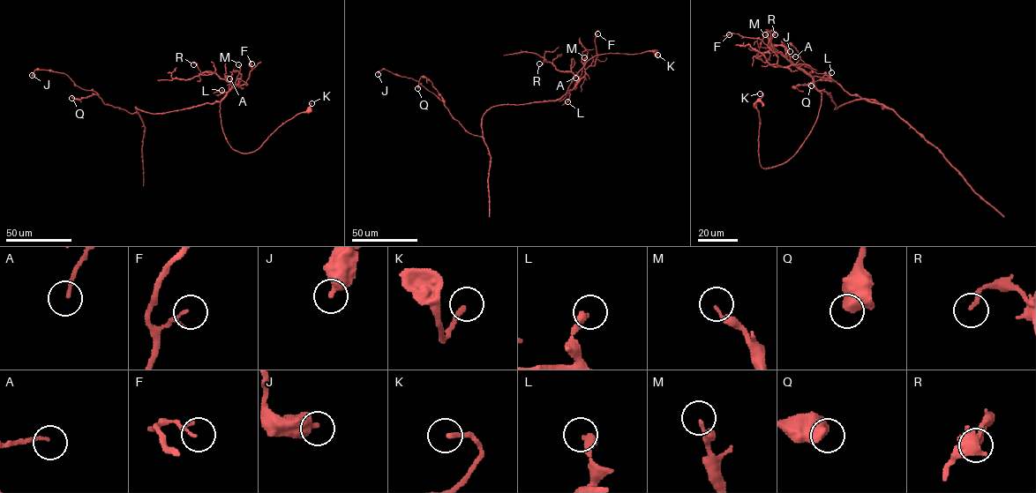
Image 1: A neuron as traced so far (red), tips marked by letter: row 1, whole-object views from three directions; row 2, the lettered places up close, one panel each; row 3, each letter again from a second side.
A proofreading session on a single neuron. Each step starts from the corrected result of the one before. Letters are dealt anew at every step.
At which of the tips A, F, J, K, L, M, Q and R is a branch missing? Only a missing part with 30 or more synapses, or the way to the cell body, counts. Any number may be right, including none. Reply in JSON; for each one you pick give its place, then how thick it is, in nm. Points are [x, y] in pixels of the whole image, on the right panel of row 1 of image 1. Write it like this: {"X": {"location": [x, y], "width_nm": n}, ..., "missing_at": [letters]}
{"missing_at": []}

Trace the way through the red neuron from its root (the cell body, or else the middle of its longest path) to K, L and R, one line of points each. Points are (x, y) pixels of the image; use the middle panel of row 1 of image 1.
K: (521, 104), (559, 100), (566, 95), (585, 63), (596, 56), (646, 51), (657, 55)
L: (521, 104), (556, 100), (572, 90), (567, 101)
R: (521, 104), (558, 100), (577, 83), (578, 77), (571, 71), (559, 70), (545, 60), (539, 63)

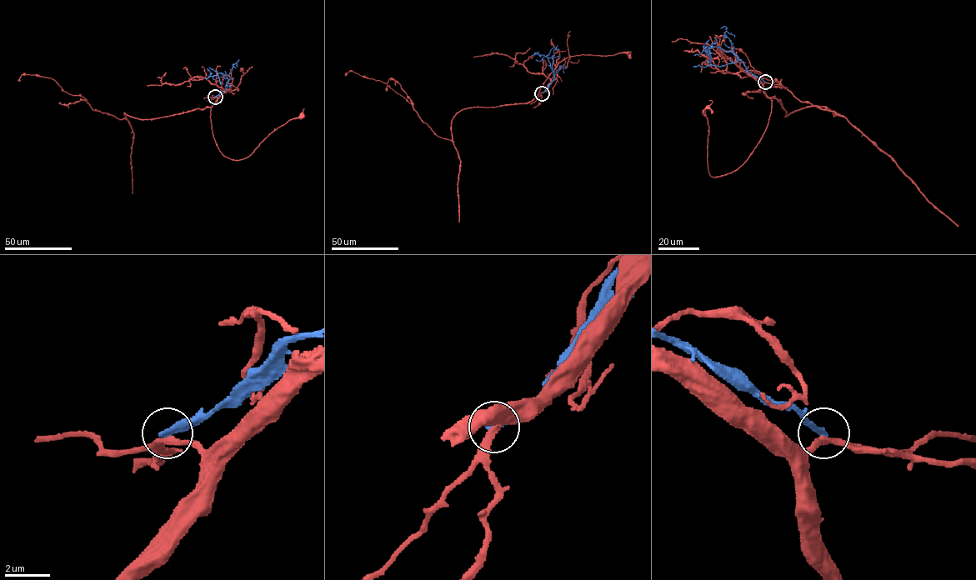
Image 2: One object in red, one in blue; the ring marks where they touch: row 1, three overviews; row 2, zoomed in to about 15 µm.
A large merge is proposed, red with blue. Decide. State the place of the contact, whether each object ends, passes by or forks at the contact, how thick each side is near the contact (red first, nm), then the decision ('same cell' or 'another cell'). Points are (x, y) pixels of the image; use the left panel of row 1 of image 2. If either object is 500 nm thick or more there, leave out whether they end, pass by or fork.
place (215, 97); red passes by; blue ends; calibres 260 and 340 nm; another cell

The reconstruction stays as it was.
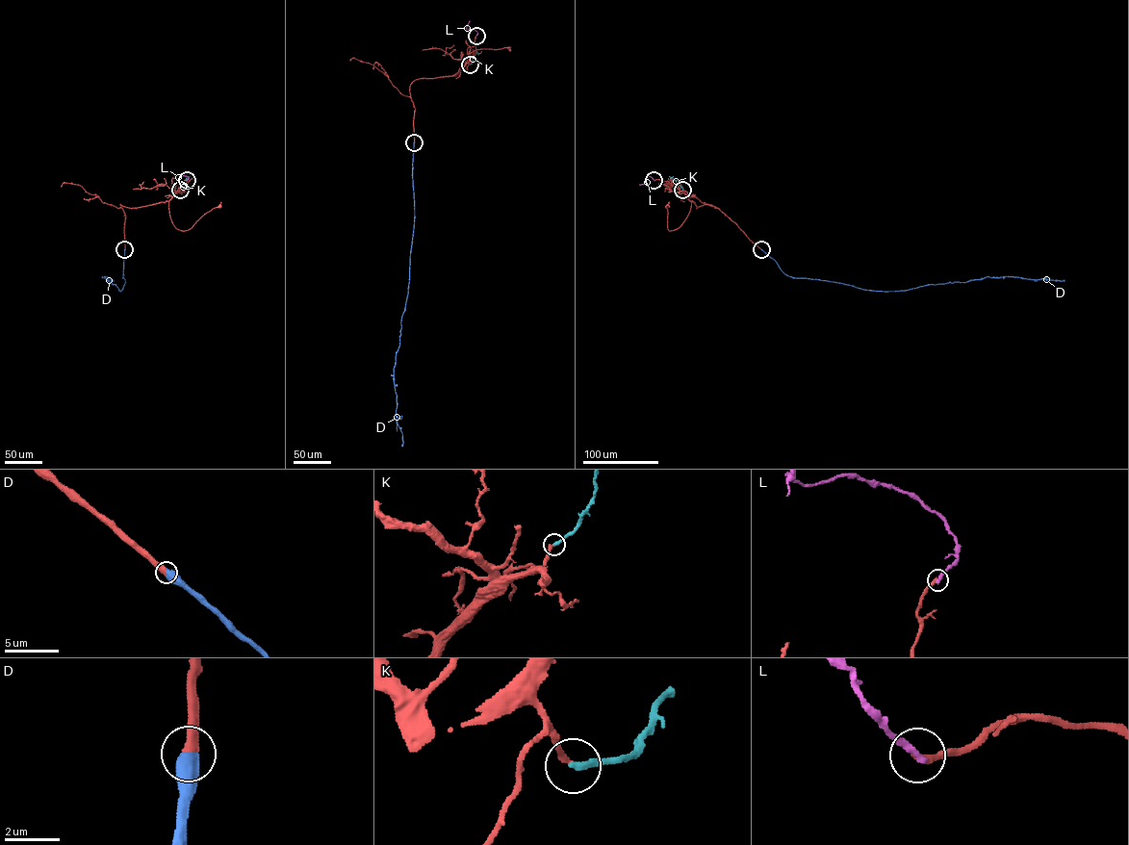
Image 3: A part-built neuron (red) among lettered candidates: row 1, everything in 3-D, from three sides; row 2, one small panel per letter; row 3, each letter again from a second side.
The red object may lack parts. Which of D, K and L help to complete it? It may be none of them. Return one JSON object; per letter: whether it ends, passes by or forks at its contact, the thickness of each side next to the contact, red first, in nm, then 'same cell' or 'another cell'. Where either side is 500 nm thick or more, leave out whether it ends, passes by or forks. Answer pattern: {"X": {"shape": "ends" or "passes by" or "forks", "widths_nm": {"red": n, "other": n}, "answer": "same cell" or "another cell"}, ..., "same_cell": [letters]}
{"D": {"widths_nm": {"red": 440, "other": 700}, "answer": "same cell"}, "K": {"shape": "ends", "widths_nm": {"red": 220, "other": 240}, "answer": "same cell"}, "L": {"shape": "ends", "widths_nm": {"red": 240, "other": 300}, "answer": "another cell"}, "same_cell": ["D", "K"]}

